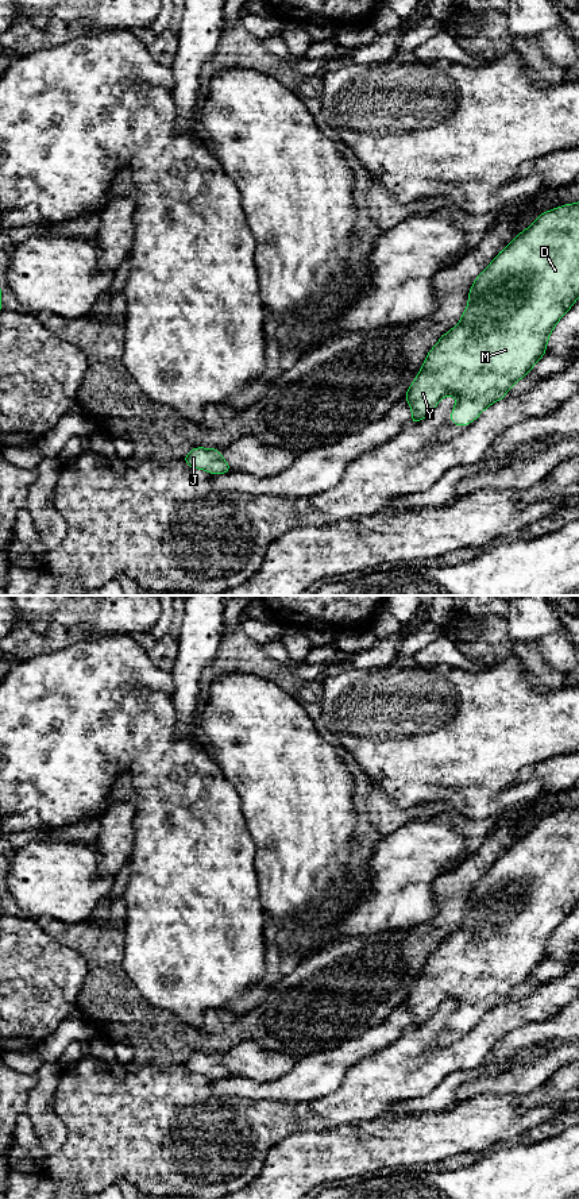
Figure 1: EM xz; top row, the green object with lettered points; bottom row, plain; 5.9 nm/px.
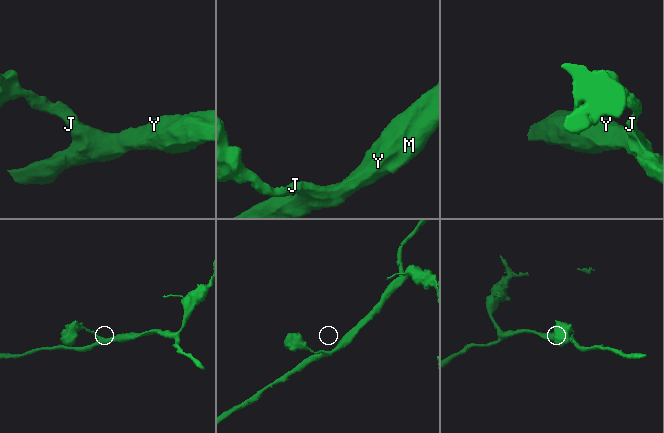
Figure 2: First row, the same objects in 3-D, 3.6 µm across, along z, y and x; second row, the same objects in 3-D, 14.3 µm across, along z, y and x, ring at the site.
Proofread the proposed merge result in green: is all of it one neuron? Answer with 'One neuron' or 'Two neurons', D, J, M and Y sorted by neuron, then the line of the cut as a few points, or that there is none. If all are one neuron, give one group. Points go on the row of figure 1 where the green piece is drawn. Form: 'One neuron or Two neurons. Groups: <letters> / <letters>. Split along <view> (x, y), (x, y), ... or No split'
One neuron. Groups: D J M Y. No split

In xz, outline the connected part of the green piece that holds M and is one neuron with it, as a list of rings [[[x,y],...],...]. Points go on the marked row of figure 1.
[[[579,203],[541,213],[476,277],[459,324],[433,346],[404,397],[412,406],[410,425],[426,417],[447,394],[456,397],[449,415],[453,424],[475,421],[543,358],[555,325],[578,297]]]

